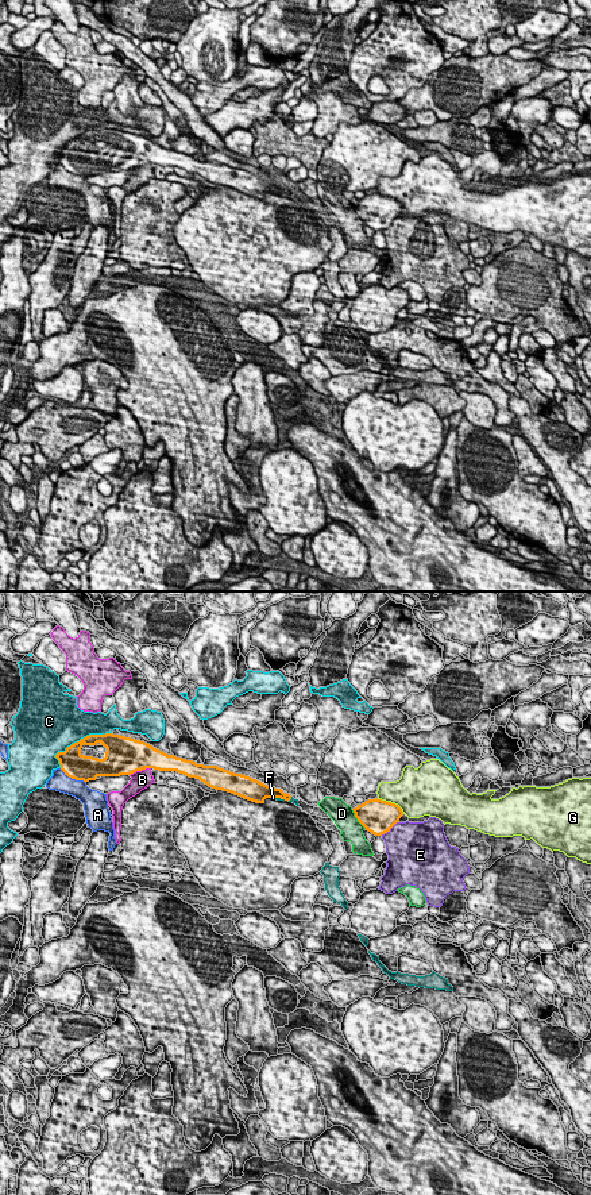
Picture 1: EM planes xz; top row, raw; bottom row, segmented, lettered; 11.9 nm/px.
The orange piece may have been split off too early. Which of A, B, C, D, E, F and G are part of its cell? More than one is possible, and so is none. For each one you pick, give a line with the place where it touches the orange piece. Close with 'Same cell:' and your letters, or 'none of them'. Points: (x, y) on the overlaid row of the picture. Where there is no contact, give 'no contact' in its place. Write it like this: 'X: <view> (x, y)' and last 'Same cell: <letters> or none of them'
Same cell: none of them

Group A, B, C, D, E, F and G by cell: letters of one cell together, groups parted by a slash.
A / B / C / D / E / F / G

